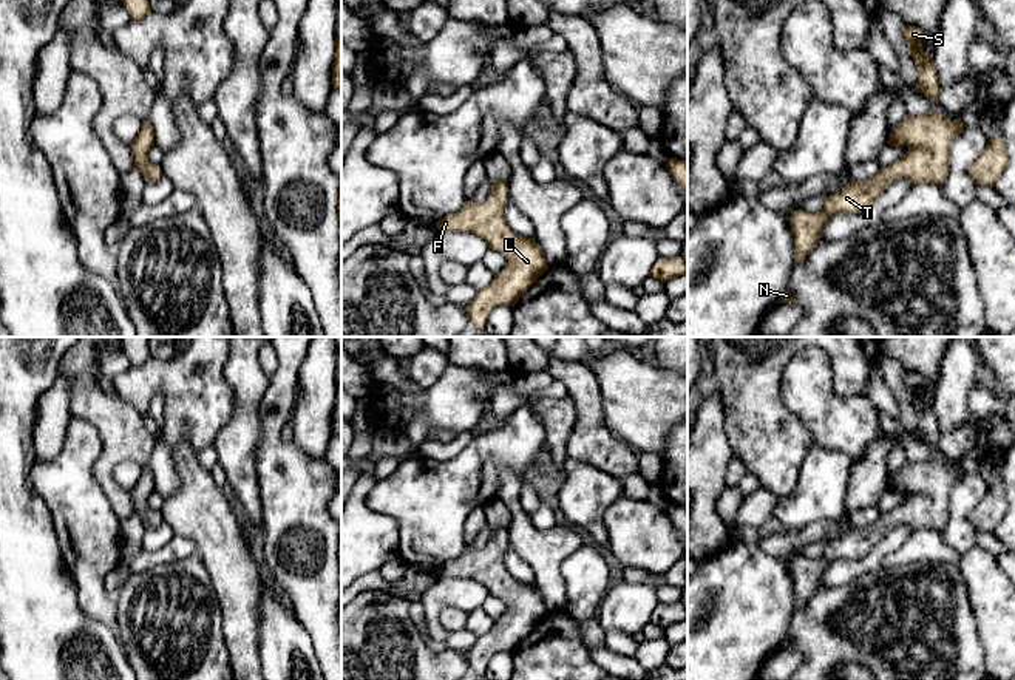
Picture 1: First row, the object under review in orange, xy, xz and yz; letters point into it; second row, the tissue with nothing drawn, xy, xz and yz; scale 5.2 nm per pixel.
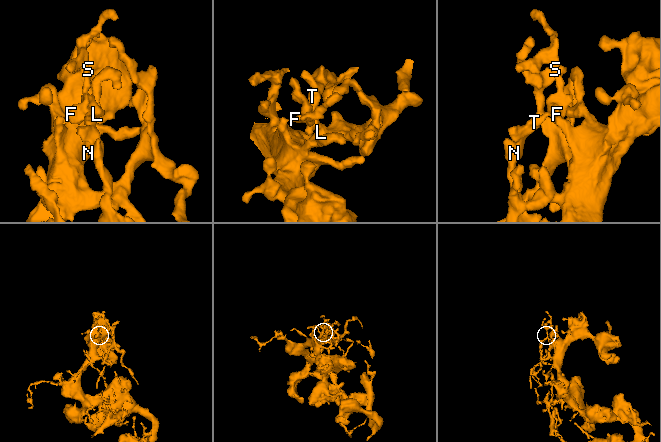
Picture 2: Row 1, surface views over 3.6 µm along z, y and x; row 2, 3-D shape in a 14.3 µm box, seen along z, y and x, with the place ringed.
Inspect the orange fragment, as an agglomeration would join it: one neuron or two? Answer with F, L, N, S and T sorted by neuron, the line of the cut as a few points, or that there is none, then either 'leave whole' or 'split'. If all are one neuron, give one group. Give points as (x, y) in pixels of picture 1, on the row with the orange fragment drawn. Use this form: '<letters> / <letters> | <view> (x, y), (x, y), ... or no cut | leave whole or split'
F L N S T | no cut | leave whole

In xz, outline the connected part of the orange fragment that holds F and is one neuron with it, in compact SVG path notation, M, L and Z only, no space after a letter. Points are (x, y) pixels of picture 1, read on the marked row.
M493 181L491 193L482 202L468 201L456 213L436 223L439 230L474 233L491 250L508 257L507 267L467 304L467 317L484 332L488 314L496 306L513 306L528 287L548 269L535 238L514 233L504 216L508 181Z

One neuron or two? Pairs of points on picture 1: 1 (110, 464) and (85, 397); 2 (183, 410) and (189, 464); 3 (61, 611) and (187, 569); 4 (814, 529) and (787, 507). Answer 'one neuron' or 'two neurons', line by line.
1: one neuron
2: two neurons
3: two neurons
4: two neurons

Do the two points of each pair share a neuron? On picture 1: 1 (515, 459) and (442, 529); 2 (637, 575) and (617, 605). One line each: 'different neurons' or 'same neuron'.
1: same neuron
2: different neurons

